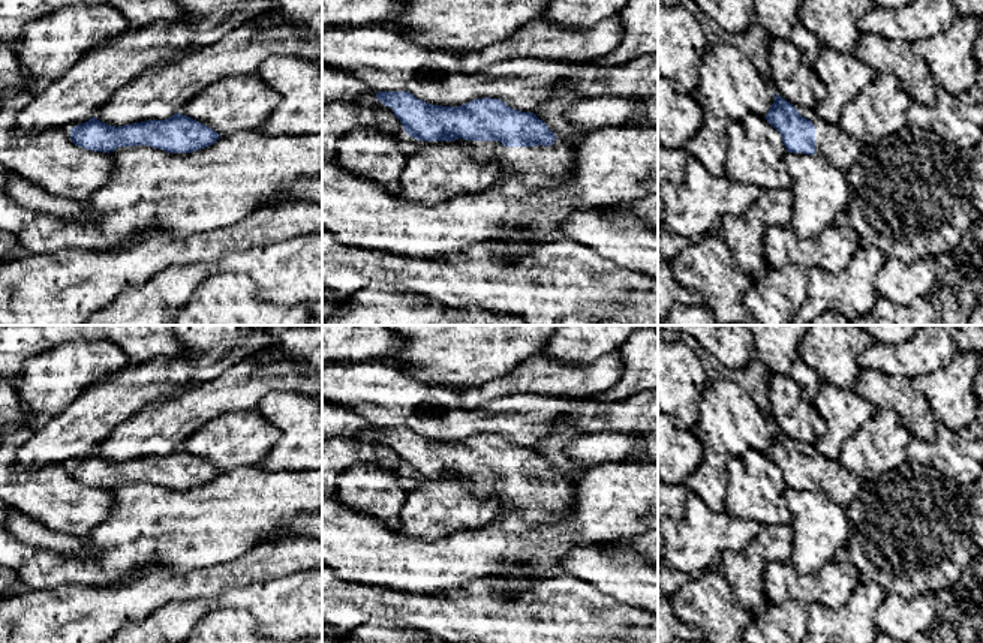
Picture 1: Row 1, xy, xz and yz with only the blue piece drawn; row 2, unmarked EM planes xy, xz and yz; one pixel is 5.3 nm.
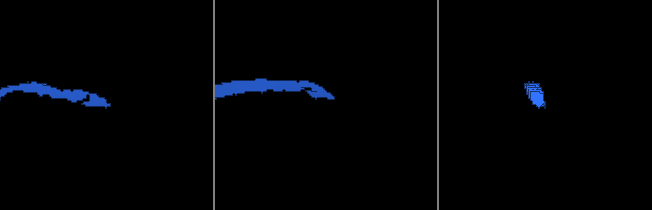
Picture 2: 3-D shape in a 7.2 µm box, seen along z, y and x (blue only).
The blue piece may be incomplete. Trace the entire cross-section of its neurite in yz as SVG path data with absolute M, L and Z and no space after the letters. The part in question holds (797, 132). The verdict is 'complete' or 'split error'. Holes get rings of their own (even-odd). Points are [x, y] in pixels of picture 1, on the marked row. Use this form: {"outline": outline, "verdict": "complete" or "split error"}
{"outline": "M778 93L766 115L781 135L790 153L820 154L830 165L847 169L857 162L866 148L859 139L845 133L839 124L823 118L814 121L802 117L790 102Z", "verdict": "split error"}

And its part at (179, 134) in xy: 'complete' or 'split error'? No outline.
complete

